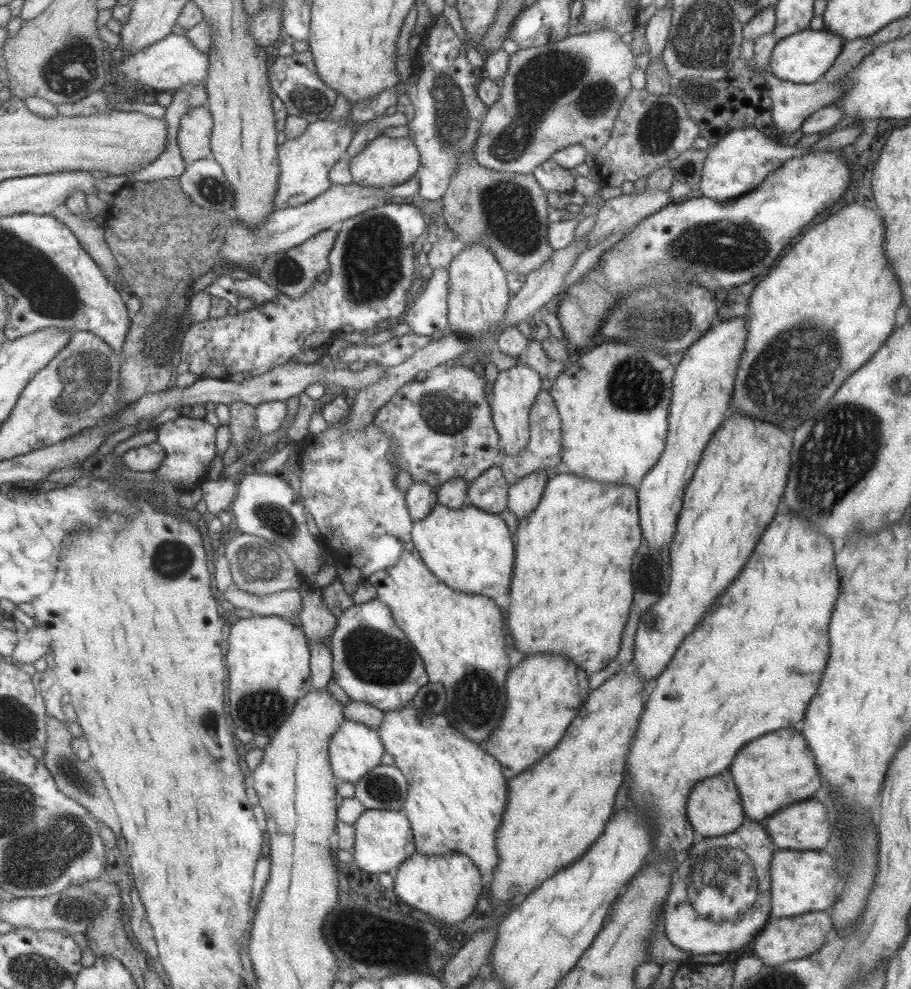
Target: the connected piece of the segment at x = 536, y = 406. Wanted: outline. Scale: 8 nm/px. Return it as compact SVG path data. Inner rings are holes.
M541 390L535 397L535 402L528 412L529 438L528 443L515 454L503 454L501 460L502 475L509 485L519 482L533 470L561 469L561 431L560 418L554 405L554 400L547 390Z

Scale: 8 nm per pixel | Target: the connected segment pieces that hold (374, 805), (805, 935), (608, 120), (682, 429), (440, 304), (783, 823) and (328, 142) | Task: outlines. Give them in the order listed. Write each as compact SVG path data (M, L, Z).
M380 764L354 784L354 797L366 809L399 811L406 799L407 785L395 765Z
M829 911L798 914L787 918L769 916L761 934L753 940L753 952L765 966L777 966L789 960L805 958L821 948L832 930L832 920Z
M603 26L599 30L565 36L543 46L516 49L508 55L507 73L503 78L499 99L487 107L479 136L472 152L475 162L483 168L511 174L532 174L540 162L565 146L581 144L586 152L595 154L607 140L619 108L631 92L629 74L635 56L620 36Z
M745 316L722 319L696 338L674 366L665 446L660 457L635 488L642 542L651 549L663 549L672 541L686 486L699 462L703 447L729 410L747 327Z
M446 266L432 270L431 277L424 279L419 296L413 300L409 309L399 321L410 328L411 333L426 337L439 335L448 326L448 288L449 273Z
M817 800L791 803L763 822L771 842L777 848L791 850L819 850L829 838L827 810Z
M319 120L309 123L298 138L287 139L277 146L279 174L272 206L275 206L275 209L299 206L331 188L332 183L327 178L329 170L339 158L344 157L354 134L353 127L343 127L341 121L337 125L331 121Z

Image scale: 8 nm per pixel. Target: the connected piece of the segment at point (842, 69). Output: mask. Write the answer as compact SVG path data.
M870 36L859 37L846 43L843 43L842 50L835 57L833 64L822 75L823 80L829 83L835 83L847 74L851 67L854 67L862 56L872 51L872 38Z

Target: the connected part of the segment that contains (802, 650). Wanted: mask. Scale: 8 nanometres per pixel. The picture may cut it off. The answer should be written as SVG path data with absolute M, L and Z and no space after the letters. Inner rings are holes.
M779 508L775 512L773 520L769 522L769 526L765 528L765 532L761 534L755 550L751 552L751 556L747 560L747 566L743 566L743 570L739 572L735 582L731 582L721 592L721 596L717 596L711 602L711 606L707 608L703 618L697 622L697 626L694 626L693 630L683 637L679 646L676 646L667 666L659 673L659 676L655 677L655 687L644 702L637 730L627 753L626 768L631 776L629 790L633 790L628 796L633 800L634 805L641 806L638 809L642 815L648 818L647 820L651 822L651 827L654 830L653 848L645 864L648 865L653 861L666 861L667 857L673 859L674 864L675 862L679 864L681 858L683 858L681 854L685 854L687 846L693 842L693 834L695 834L695 838L698 838L691 825L687 824L689 821L686 819L685 811L687 795L696 782L699 782L705 776L713 776L713 774L723 772L727 768L727 764L733 760L733 756L737 754L737 750L743 748L743 744L751 742L753 738L763 736L763 734L774 730L792 728L795 722L799 722L804 718L807 703L815 694L817 684L821 680L821 674L825 670L825 662L827 662L827 654L829 654L827 624L829 624L829 616L831 616L833 604L837 600L837 594L839 594L839 576L835 572L835 566L833 566L833 548L831 548L831 541L827 538L827 535L817 532L801 516L791 514L787 508Z

